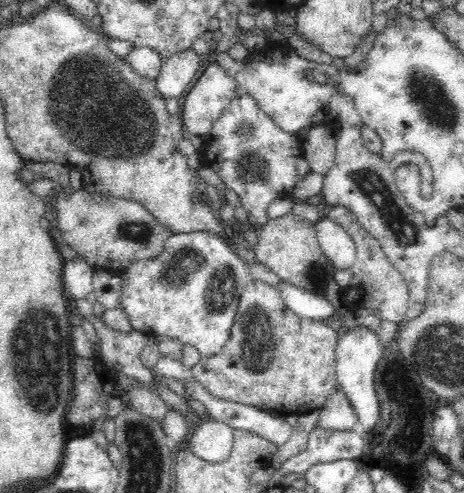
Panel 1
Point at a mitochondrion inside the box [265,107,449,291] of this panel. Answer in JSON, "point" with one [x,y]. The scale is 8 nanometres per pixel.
{"point":[367,180]}

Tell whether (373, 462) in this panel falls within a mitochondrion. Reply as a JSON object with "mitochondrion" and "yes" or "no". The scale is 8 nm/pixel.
{"mitochondrion":"no"}

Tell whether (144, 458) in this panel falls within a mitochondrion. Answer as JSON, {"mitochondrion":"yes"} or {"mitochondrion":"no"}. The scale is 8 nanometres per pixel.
{"mitochondrion":"yes"}

